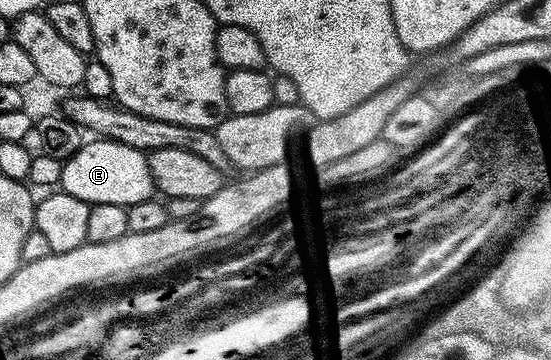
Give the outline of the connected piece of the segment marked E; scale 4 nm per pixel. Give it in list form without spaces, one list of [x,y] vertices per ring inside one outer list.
[[[109,140],[85,141],[80,150],[64,163],[60,186],[63,193],[78,196],[78,200],[83,202],[114,204],[125,208],[153,197],[154,194],[148,154],[128,147],[126,143]]]

